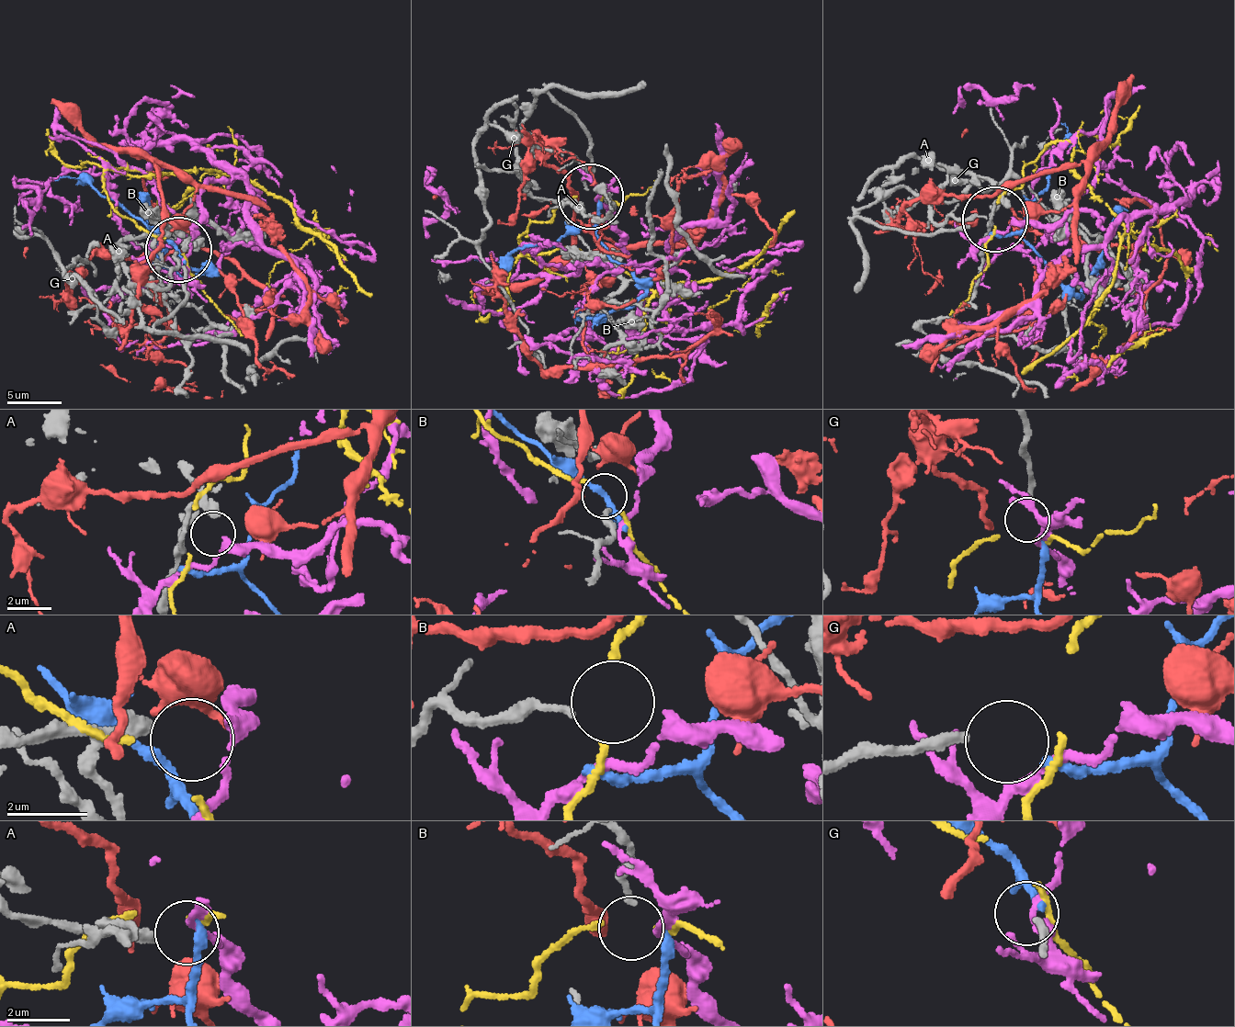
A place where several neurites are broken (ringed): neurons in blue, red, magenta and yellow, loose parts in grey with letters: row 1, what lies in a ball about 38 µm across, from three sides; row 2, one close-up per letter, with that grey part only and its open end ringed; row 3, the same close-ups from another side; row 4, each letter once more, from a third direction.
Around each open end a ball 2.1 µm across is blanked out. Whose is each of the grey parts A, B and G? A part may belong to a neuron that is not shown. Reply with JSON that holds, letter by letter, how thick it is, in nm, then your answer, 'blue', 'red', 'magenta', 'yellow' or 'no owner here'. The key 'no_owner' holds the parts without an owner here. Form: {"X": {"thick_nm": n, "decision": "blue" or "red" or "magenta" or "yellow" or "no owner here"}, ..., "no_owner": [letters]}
{"A": {"thick_nm": 360, "decision": "magenta"}, "B": {"thick_nm": 180, "decision": "no owner here"}, "G": {"thick_nm": 280, "decision": "blue"}, "no_owner": ["B"]}

